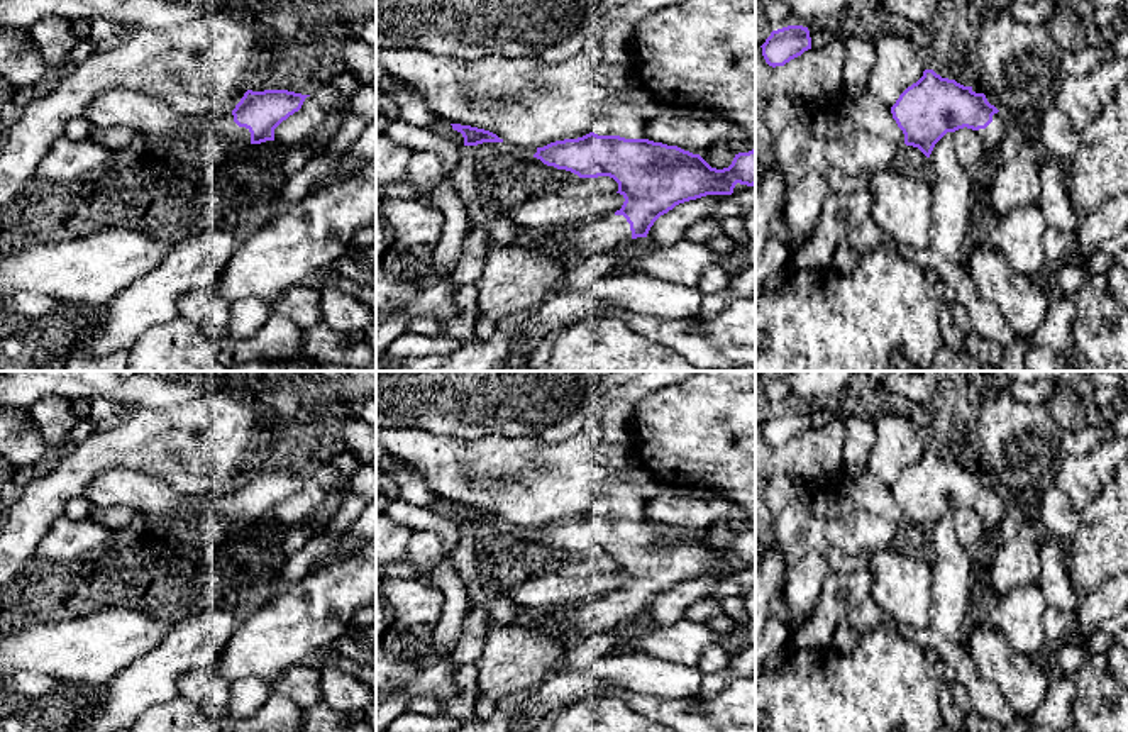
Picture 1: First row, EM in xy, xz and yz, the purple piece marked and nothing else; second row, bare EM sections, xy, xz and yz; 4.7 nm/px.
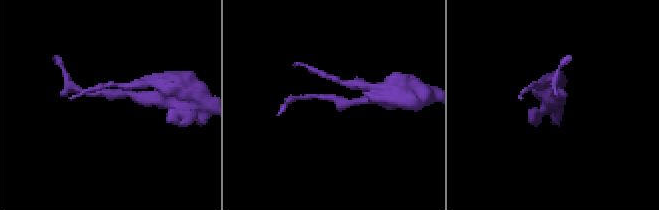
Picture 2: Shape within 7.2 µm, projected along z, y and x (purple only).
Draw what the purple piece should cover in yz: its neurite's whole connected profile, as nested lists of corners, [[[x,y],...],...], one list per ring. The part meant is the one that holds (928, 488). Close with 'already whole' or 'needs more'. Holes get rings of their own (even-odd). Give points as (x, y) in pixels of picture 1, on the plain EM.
[[[925,449],[923,456],[899,474],[891,493],[904,513],[904,524],[918,527],[926,537],[947,512],[964,507],[977,512],[991,535],[1008,515],[1013,500],[987,481],[979,464],[964,466],[955,459],[942,458],[933,449]]] | needs more

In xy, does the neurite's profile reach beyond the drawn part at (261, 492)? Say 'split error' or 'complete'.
split error

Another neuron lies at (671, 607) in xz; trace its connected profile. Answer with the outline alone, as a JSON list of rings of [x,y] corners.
[[[706,574],[676,585],[667,593],[661,595],[647,613],[650,627],[666,629],[672,627],[684,618],[686,610],[698,600],[710,596],[720,583],[718,574]]]

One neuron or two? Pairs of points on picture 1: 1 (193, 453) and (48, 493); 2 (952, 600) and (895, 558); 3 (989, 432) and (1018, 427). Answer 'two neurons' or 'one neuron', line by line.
1: one neuron
2: two neurons
3: one neuron

